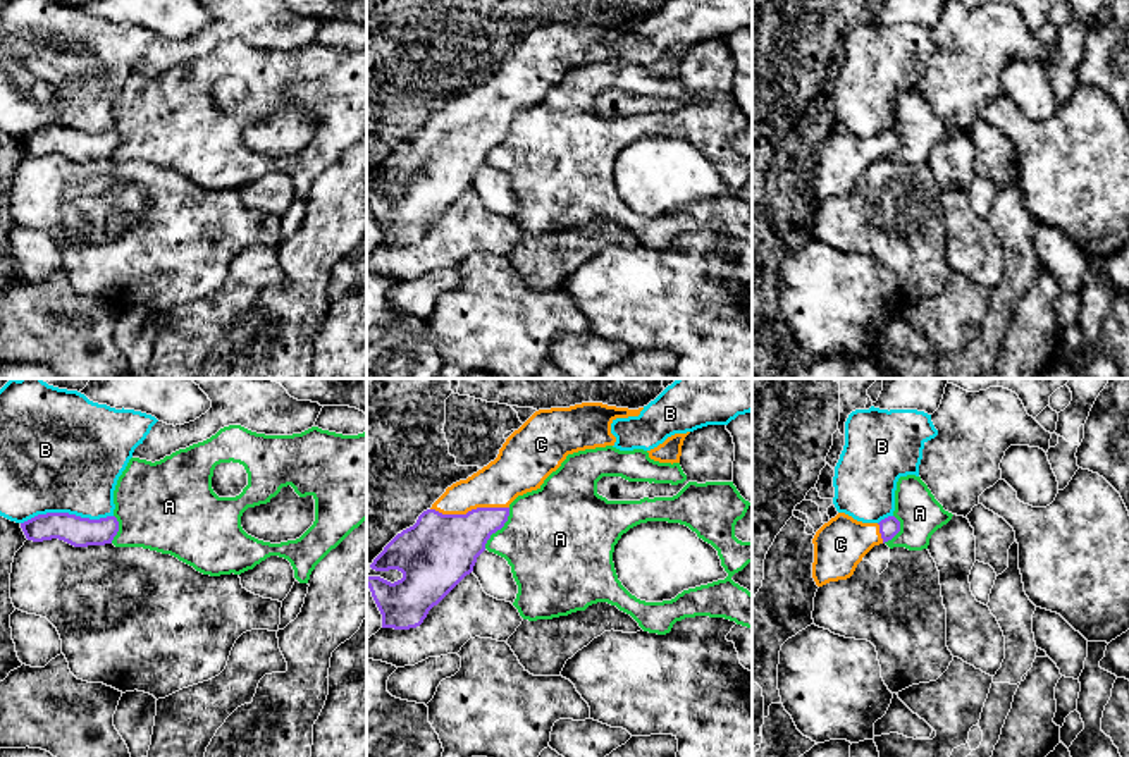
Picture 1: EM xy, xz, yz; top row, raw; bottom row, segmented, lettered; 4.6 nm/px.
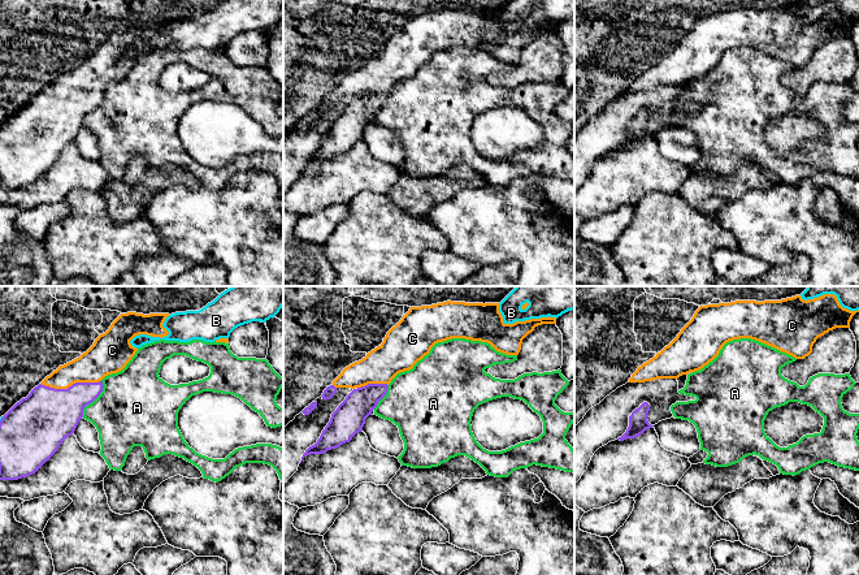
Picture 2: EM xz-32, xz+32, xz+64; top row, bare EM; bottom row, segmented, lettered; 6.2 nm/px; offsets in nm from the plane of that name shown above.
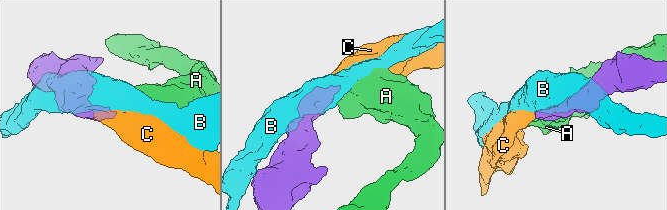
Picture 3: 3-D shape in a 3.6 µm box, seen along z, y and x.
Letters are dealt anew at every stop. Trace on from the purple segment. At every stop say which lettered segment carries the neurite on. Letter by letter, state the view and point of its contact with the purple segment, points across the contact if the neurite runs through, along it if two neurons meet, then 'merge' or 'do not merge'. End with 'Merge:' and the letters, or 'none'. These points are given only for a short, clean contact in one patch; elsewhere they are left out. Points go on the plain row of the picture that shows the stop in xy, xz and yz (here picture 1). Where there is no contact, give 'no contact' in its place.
A: meets purple in xz at (499, 143); border along xz (510, 123), (508, 135), (491, 150), (484, 162); do not merge
B: meets purple in xy at (66, 128); do not merge
C: meets purple in xz at (468, 126); runs through xz (436, 167), (468, 126), (498, 98); merge
Merge: C

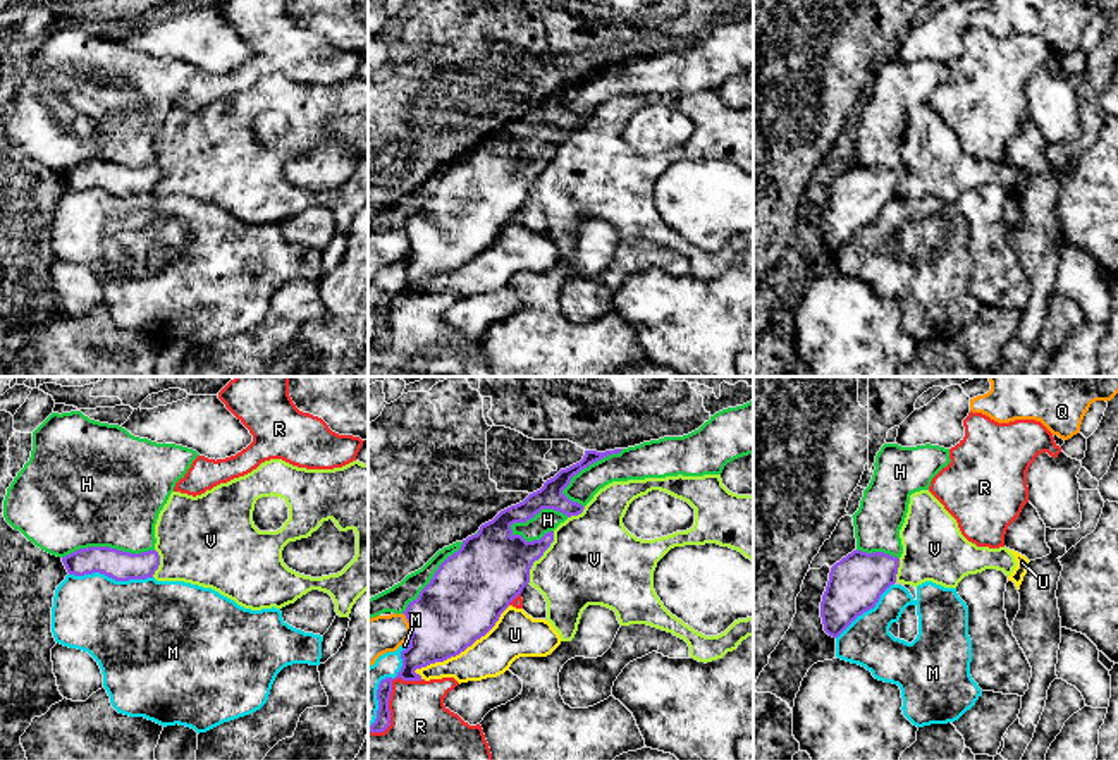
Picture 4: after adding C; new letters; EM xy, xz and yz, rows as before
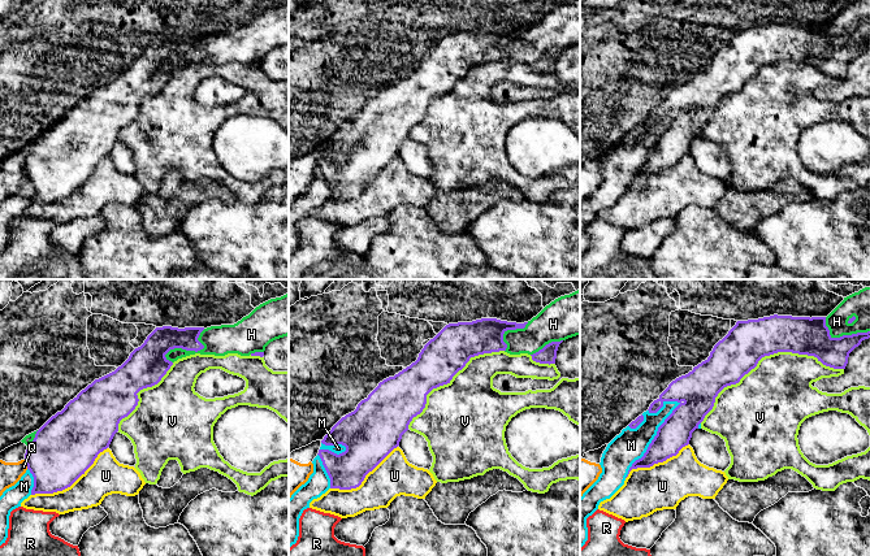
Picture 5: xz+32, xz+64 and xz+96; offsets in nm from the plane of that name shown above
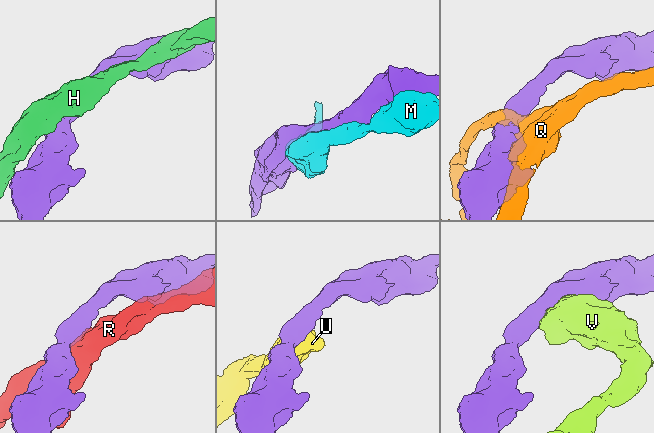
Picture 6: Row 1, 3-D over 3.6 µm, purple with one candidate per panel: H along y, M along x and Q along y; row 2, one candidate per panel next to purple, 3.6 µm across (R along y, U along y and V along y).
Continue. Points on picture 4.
H: meets purple in xz at (535, 128); do not merge
M: meets purple in xy at (110, 191); do not merge
Q: meets purple in xz at (410, 241); do not merge
R: meets purple in xz at (389, 313); do not merge
U: meets purple in xz at (463, 265); do not merge
V: meets purple in xz at (539, 172); do not merge
Merge: none

